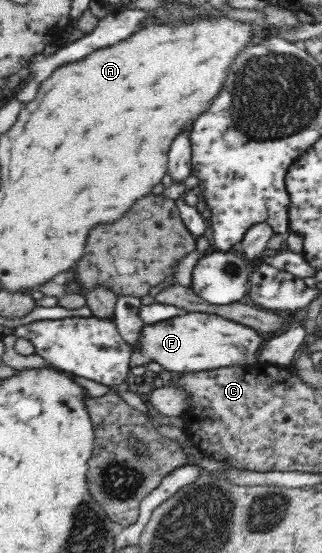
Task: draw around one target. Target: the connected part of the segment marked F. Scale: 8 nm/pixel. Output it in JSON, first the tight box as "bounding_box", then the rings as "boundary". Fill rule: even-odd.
{"bounding_box":[130,312,266,373],"boundary":[[[185,312],[158,323],[145,324],[140,347],[132,348],[130,367],[144,366],[151,361],[160,363],[169,371],[194,373],[228,366],[258,365],[256,351],[266,336],[248,329],[240,323],[232,323],[216,314]]]}

